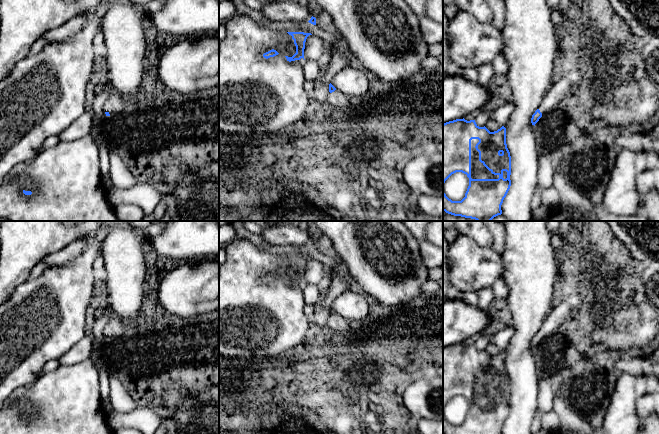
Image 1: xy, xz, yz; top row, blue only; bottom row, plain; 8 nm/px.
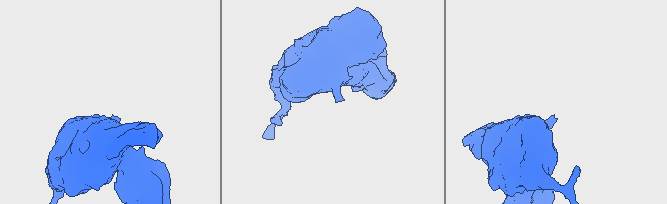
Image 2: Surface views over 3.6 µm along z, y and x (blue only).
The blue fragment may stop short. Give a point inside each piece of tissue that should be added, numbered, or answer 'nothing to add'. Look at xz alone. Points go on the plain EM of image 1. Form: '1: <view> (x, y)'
1: xz (336, 323)

